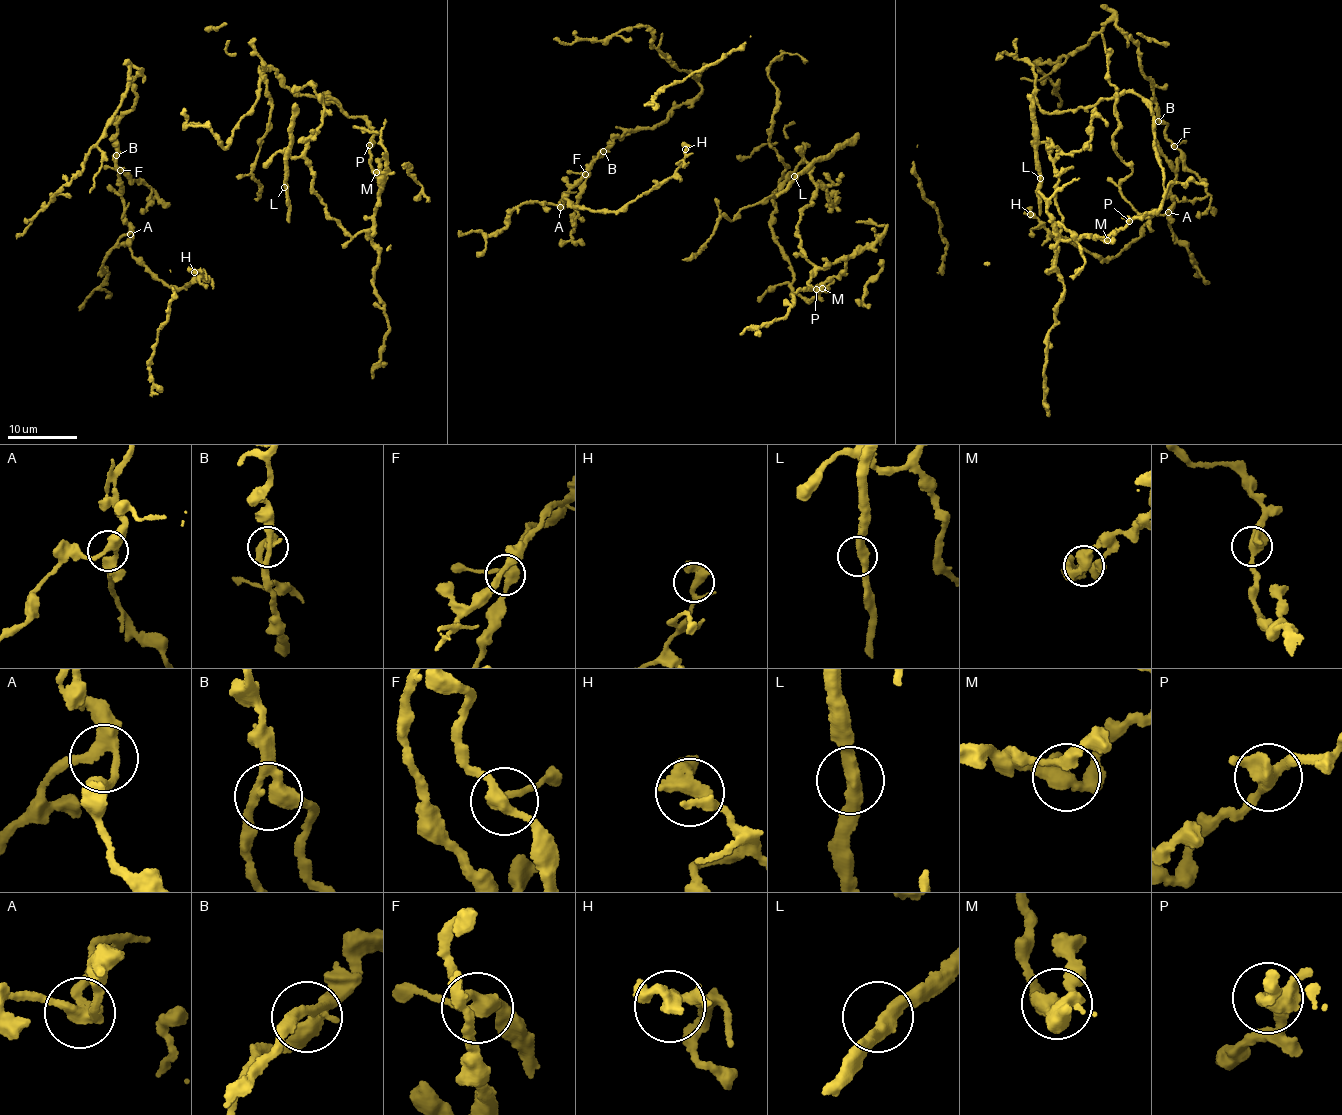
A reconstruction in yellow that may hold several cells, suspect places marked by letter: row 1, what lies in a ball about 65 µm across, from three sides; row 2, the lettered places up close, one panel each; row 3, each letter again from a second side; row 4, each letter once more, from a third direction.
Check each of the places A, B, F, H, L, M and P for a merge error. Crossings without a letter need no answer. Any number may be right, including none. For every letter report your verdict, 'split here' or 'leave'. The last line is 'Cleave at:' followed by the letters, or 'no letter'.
A: leave
B: leave
F: leave
H: leave
L: leave
M: leave
P: leave
Cleave at: no letter

